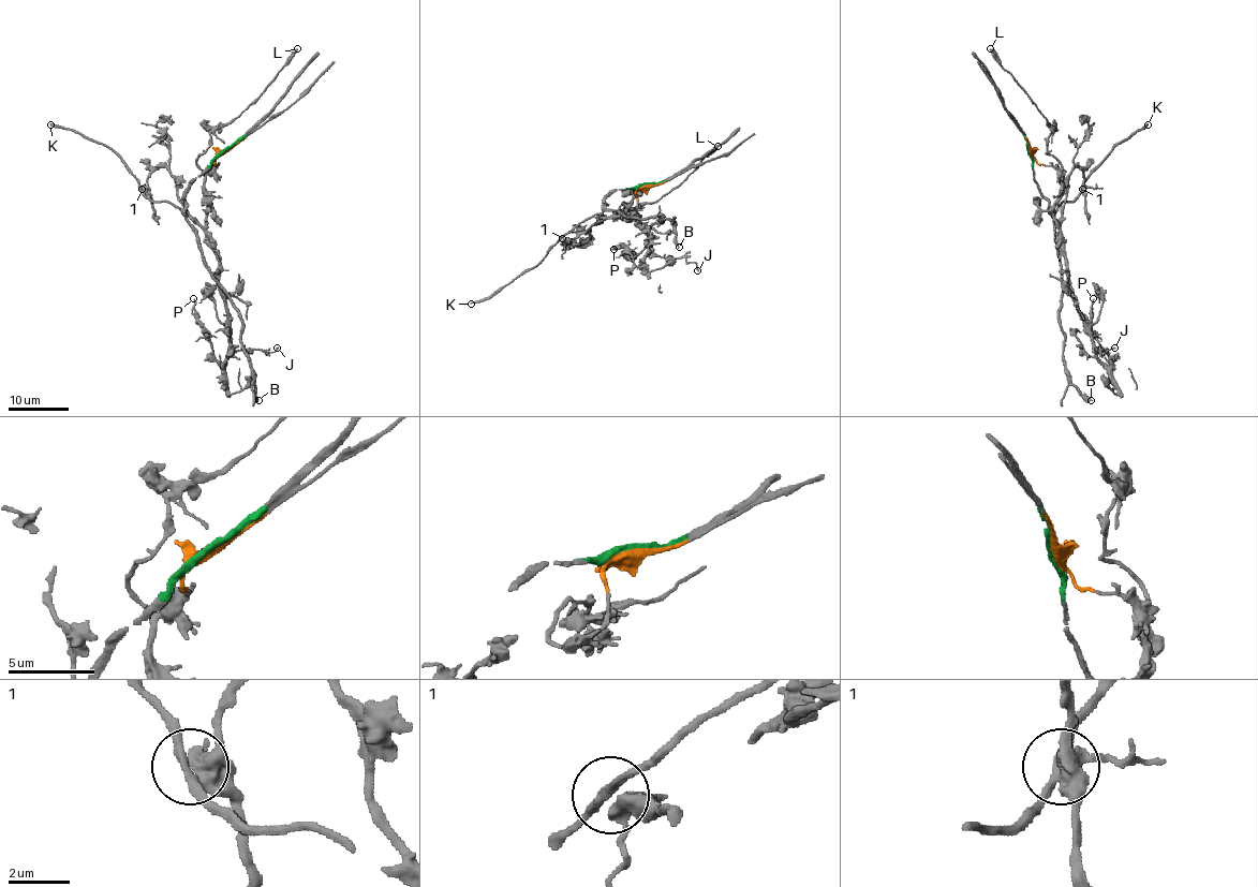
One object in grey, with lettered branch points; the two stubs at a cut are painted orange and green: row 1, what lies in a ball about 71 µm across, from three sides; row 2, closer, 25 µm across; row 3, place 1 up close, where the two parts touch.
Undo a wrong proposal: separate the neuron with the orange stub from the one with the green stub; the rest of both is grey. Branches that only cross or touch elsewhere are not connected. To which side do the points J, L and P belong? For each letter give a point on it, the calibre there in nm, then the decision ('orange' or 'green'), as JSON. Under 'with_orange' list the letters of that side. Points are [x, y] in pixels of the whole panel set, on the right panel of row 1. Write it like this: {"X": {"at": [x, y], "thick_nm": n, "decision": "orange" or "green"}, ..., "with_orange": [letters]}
{"J": {"at": [1114, 348], "thick_nm": 170, "decision": "orange"}, "L": {"at": [990, 48], "thick_nm": 400, "decision": "orange"}, "P": {"at": [1093, 298], "thick_nm": 200, "decision": "orange"}, "with_orange": ["J", "L", "P"]}

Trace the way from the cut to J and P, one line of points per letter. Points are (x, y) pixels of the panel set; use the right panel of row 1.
J: (1030, 149), (1060, 175), (1053, 221), (1078, 312), (1103, 353), (1114, 346)
P: (1030, 149), (1060, 175), (1053, 221), (1069, 291), (1093, 353), (1105, 364), (1110, 359), (1092, 328), (1093, 298)

